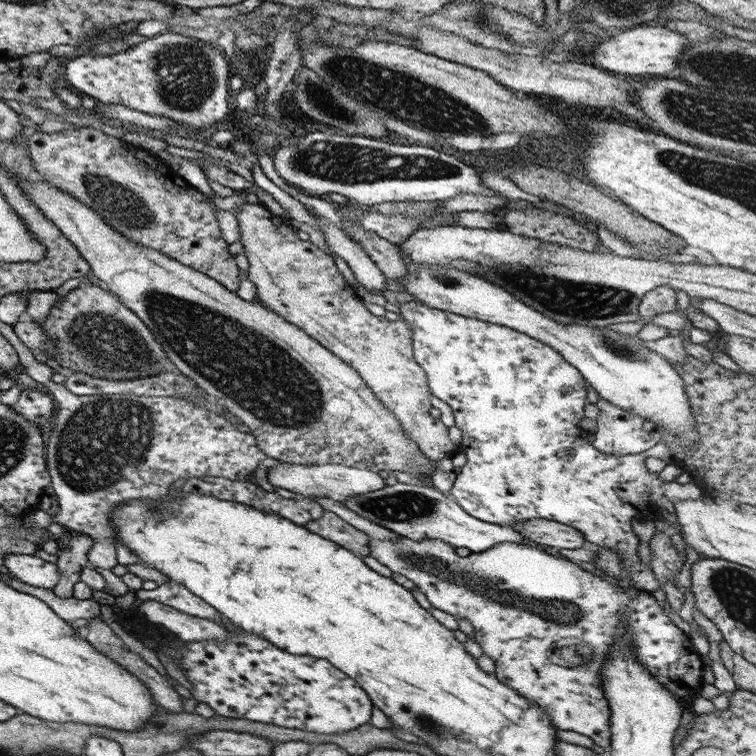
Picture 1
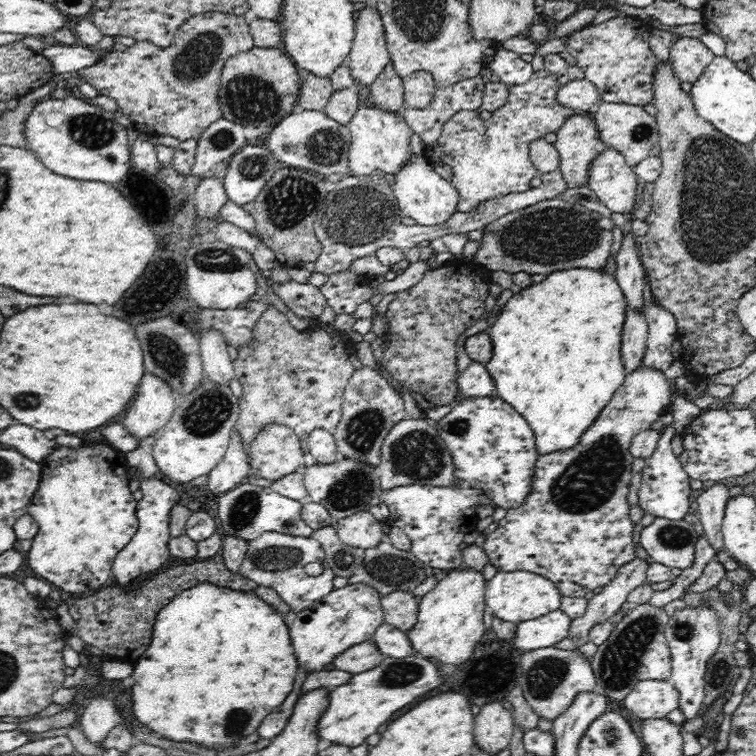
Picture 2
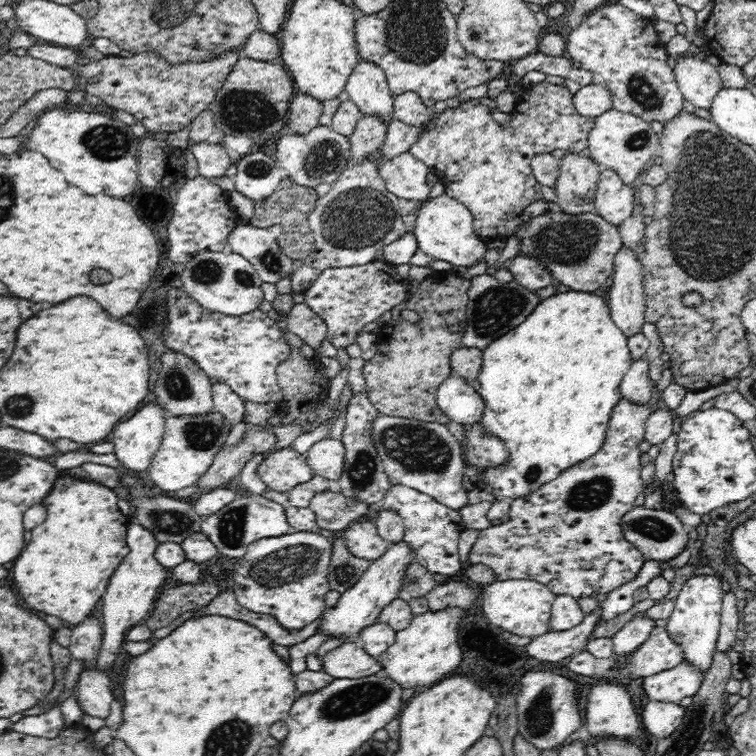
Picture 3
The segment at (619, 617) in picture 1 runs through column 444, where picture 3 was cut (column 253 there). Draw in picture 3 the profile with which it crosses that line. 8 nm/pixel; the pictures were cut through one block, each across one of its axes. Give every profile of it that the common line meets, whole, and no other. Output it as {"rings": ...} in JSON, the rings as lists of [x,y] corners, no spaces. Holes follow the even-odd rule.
{"rings":[[[305,531],[256,540],[230,576],[237,602],[255,614],[272,615],[286,630],[302,630],[328,610],[324,596],[331,589],[327,572],[333,548],[332,538]]]}

